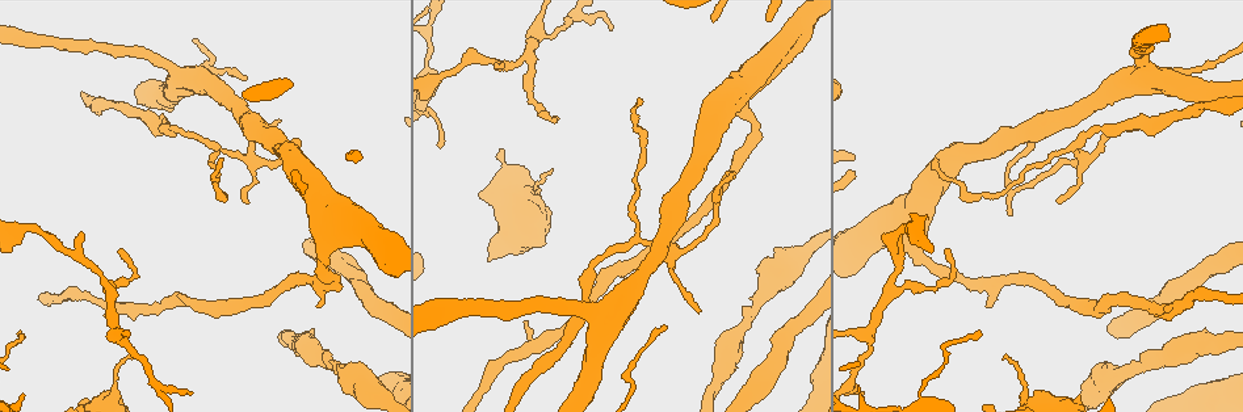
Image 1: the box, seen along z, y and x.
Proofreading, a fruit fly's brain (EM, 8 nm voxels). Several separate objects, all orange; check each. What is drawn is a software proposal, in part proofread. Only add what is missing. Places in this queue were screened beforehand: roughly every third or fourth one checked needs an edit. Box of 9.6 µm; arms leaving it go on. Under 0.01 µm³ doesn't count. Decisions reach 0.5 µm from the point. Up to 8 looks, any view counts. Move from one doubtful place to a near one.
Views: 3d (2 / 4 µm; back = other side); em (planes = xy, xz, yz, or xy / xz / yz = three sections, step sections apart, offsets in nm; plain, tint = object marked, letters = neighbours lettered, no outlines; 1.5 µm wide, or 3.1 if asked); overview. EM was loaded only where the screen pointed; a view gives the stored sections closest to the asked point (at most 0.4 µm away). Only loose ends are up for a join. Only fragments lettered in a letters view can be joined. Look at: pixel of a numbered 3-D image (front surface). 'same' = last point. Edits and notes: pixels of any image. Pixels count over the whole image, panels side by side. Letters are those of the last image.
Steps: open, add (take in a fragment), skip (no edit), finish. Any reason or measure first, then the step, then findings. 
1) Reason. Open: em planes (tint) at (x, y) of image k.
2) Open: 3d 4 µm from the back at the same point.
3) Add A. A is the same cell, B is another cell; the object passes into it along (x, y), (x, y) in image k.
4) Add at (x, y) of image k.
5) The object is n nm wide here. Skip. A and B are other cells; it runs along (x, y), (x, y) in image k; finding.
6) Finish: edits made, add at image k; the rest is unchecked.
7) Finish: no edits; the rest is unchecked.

Free end. Open: em planes (letters) at (131, 358) of image 1.

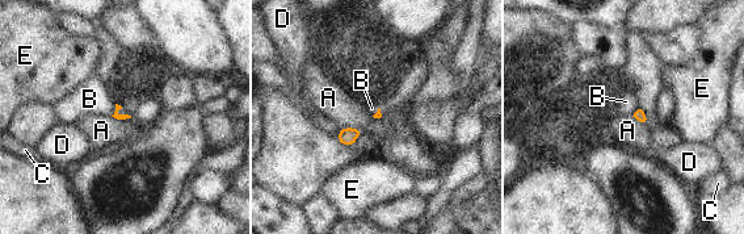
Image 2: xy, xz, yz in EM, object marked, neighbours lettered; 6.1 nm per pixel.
Skip. A, B, C, D and E are other cells; a border runs along (340, 129), (360, 128), (364, 133) in image 2; none of them fits.

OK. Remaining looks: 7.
Free end. Open: em planes (tint) at (443, 145) of image 1.

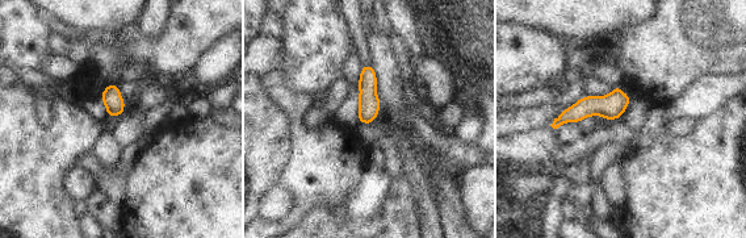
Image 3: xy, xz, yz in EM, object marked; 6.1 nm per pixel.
What lies round it. Open: em planes (letters) at the same point.

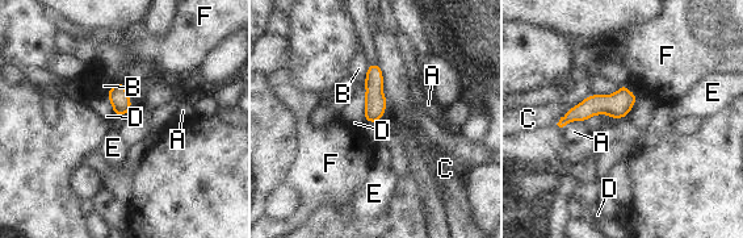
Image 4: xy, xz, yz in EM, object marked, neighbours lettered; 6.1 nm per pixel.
Add E. E is the same cell, A, B, C, D and F are other cells; the object passes into it along (117, 95), (120, 115), (113, 147) in image 4; the neuron continues.

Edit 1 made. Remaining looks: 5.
Branch stops here. Open: 3d 2 µm at (989, 305) of image 1.

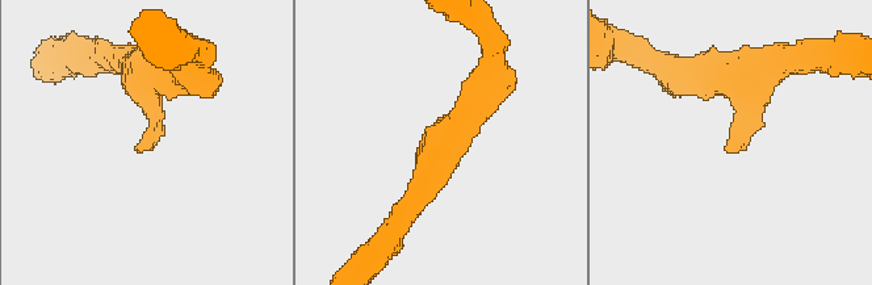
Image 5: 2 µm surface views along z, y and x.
The arms are 240, 260 nm wide; shape alone is not enough. Open: em xz step 8 (letters) at (743, 148) of image 5.

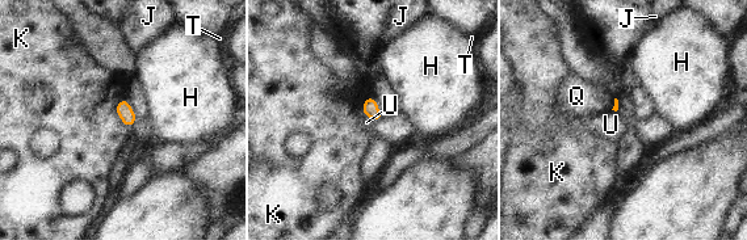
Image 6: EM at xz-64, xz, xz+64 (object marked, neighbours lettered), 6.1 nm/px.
Open: em planes (letters) at the same point.

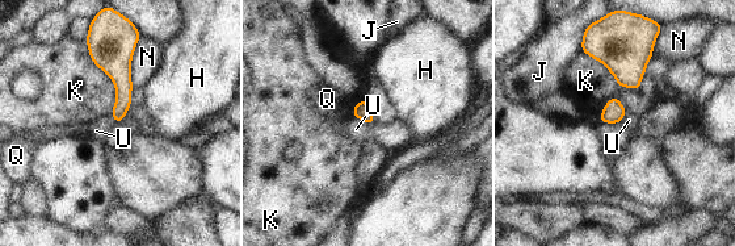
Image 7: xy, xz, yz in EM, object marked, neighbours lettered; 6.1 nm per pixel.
The longest contact is with K, 460 nm. Skip. H, J, K, N, Q and U are other cells; no lettered fragment goes on from it.

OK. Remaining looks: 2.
Finish: edits made, add at image 4; the rest is unchecked.

